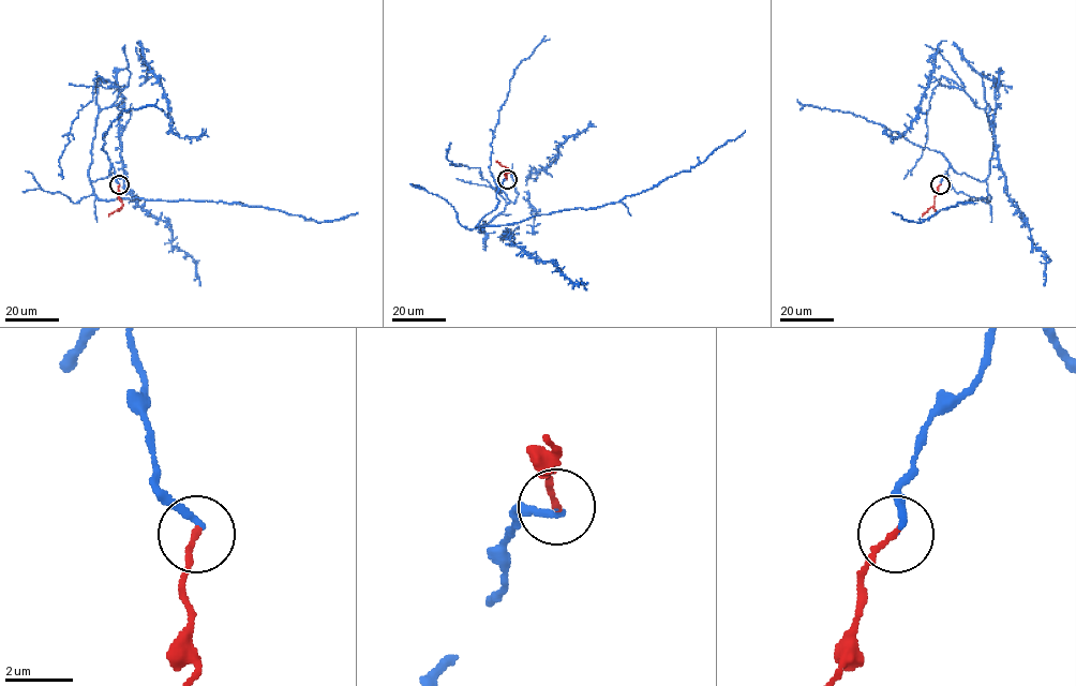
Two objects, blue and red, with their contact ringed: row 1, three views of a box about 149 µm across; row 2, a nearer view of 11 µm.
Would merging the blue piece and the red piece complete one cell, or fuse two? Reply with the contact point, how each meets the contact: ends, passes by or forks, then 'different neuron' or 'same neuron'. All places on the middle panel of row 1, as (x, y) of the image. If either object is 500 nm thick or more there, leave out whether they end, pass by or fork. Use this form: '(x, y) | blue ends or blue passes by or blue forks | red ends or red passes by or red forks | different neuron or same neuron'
(507, 179) | blue ends | red ends | same neuron

